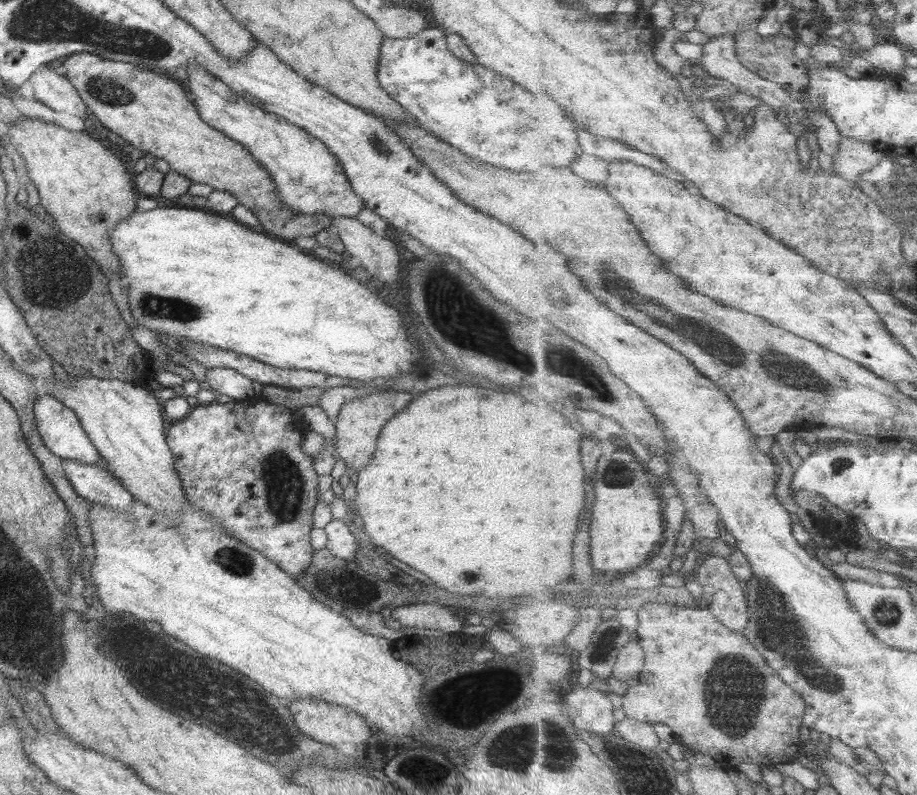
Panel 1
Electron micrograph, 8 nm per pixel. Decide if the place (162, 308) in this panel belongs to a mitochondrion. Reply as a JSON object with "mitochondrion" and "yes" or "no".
{"mitochondrion":"yes"}

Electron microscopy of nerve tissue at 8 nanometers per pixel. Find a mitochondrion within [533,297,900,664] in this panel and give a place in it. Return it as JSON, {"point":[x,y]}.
{"point":[796,373]}

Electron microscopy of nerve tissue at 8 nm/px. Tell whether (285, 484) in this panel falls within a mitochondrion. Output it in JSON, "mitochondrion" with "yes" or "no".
{"mitochondrion":"yes"}

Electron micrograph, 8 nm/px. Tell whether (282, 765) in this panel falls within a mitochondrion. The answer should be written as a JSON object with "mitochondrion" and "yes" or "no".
{"mitochondrion":"no"}

